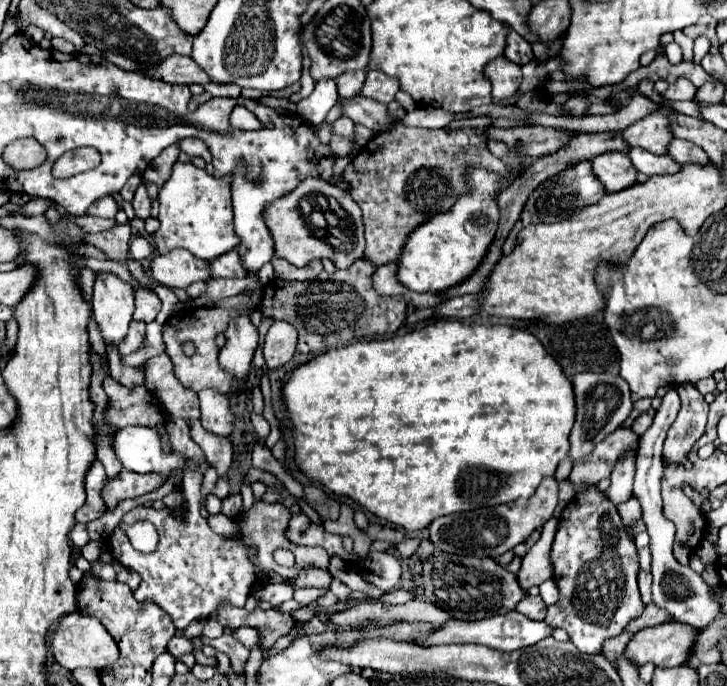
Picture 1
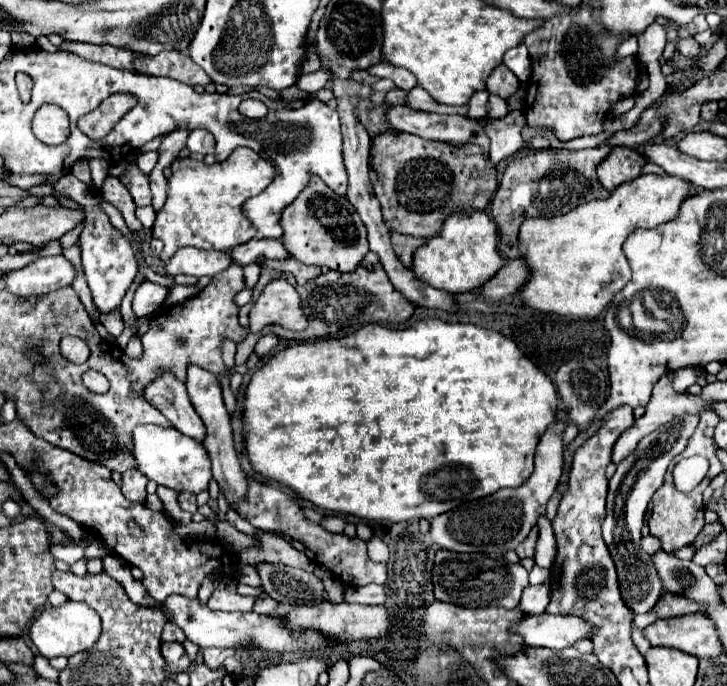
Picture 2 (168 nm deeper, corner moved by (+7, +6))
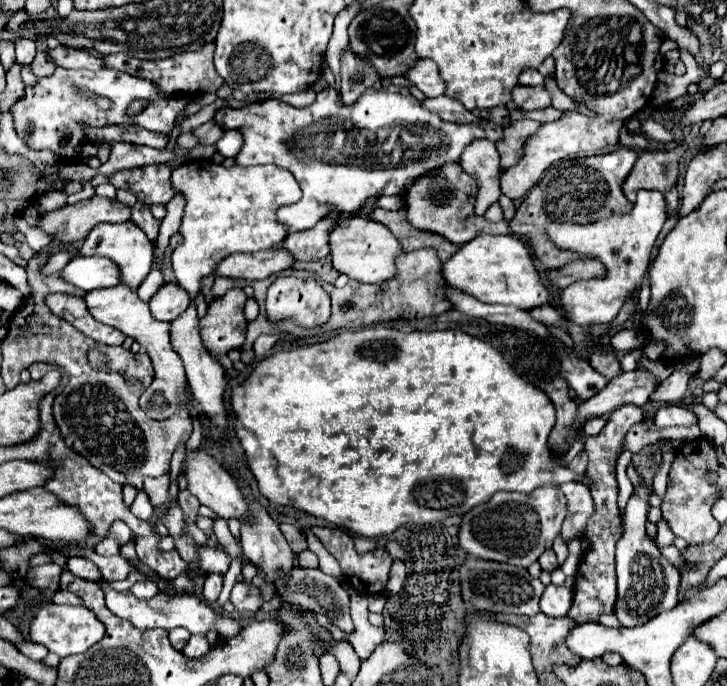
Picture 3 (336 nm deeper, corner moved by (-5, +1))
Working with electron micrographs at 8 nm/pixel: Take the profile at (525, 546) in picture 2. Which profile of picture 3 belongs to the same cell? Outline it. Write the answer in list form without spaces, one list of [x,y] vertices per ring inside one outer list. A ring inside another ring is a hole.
[[[546,549],[546,551],[542,553],[542,557],[538,559],[538,563],[542,565],[542,569],[544,569],[544,571],[552,573],[552,571],[558,567],[558,563],[556,563],[556,553],[554,553],[552,549]]]

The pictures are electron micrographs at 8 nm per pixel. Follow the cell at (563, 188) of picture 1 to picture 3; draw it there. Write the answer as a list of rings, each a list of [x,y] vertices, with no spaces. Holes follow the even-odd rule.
[[[618,149],[608,155],[596,155],[576,161],[560,161],[556,167],[550,167],[542,181],[532,187],[532,191],[526,195],[526,199],[516,209],[516,217],[510,221],[510,229],[514,233],[524,233],[532,239],[534,247],[534,259],[538,265],[546,269],[560,269],[560,265],[566,265],[574,259],[588,259],[580,257],[578,253],[556,249],[552,241],[548,241],[548,235],[544,233],[546,225],[556,221],[570,221],[570,223],[592,223],[600,221],[612,215],[622,215],[632,211],[632,203],[622,193],[622,183],[632,171],[634,163],[638,159],[638,153],[634,149]]]

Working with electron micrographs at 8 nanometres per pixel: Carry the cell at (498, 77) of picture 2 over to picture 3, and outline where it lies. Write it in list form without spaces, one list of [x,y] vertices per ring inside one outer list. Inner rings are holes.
[[[516,85],[512,91],[514,103],[522,111],[534,111],[534,109],[546,109],[552,105],[552,95],[546,87],[522,87]]]

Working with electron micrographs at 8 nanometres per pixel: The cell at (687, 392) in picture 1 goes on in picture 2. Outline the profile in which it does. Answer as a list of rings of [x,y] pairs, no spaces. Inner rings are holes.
[[[688,414],[688,416],[680,416],[680,420],[674,420],[672,424],[660,426],[656,432],[640,440],[638,448],[626,460],[620,462],[616,474],[610,478],[608,500],[606,500],[608,514],[602,524],[602,536],[616,564],[624,602],[634,610],[634,614],[646,614],[656,604],[656,600],[664,594],[662,582],[658,578],[656,568],[652,566],[650,554],[646,554],[640,548],[640,538],[642,538],[640,528],[642,528],[644,512],[656,488],[662,486],[668,464],[686,448],[690,436],[698,426],[698,420],[700,416]]]

